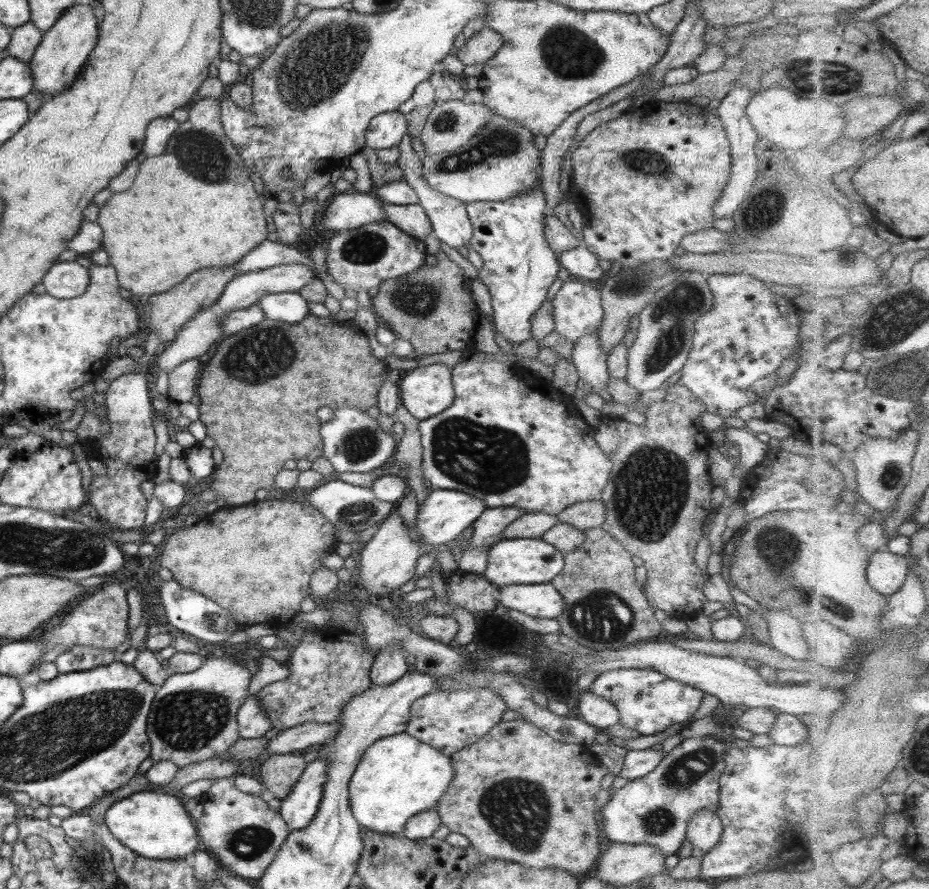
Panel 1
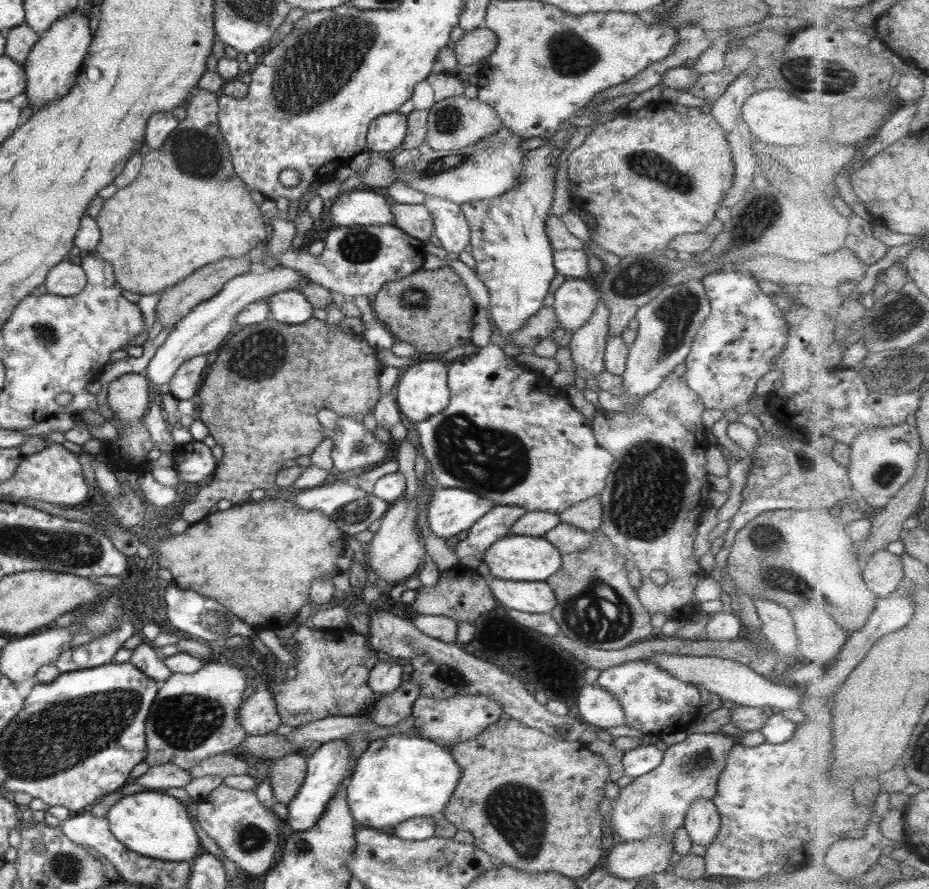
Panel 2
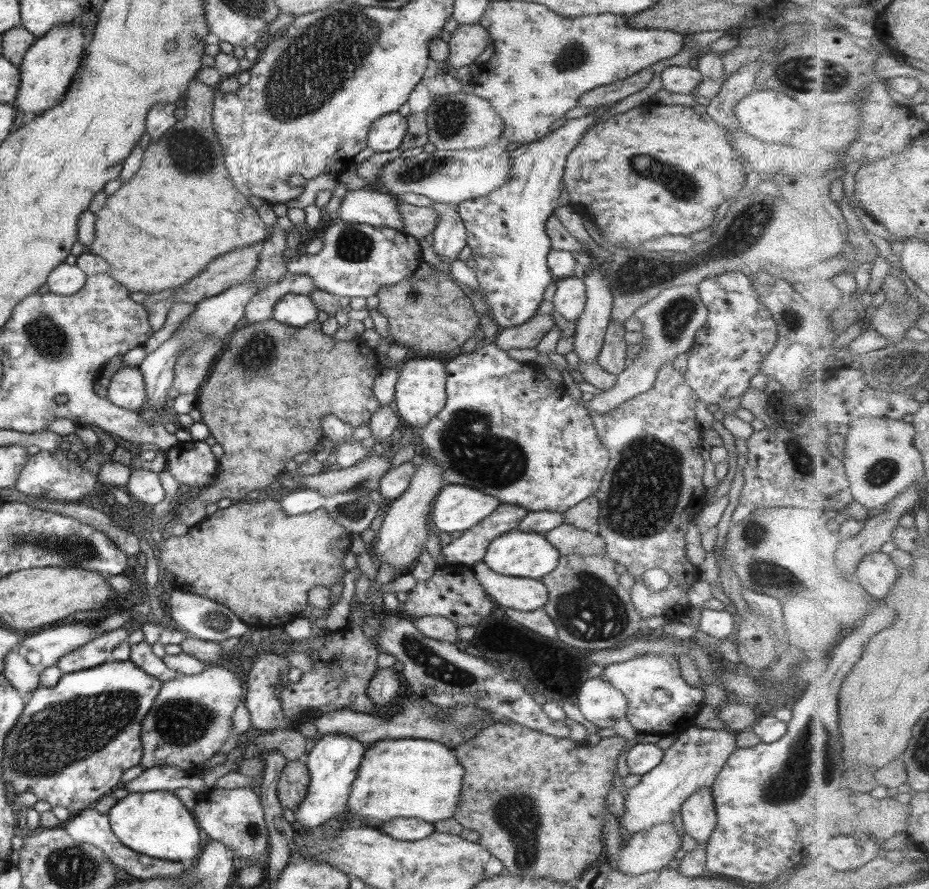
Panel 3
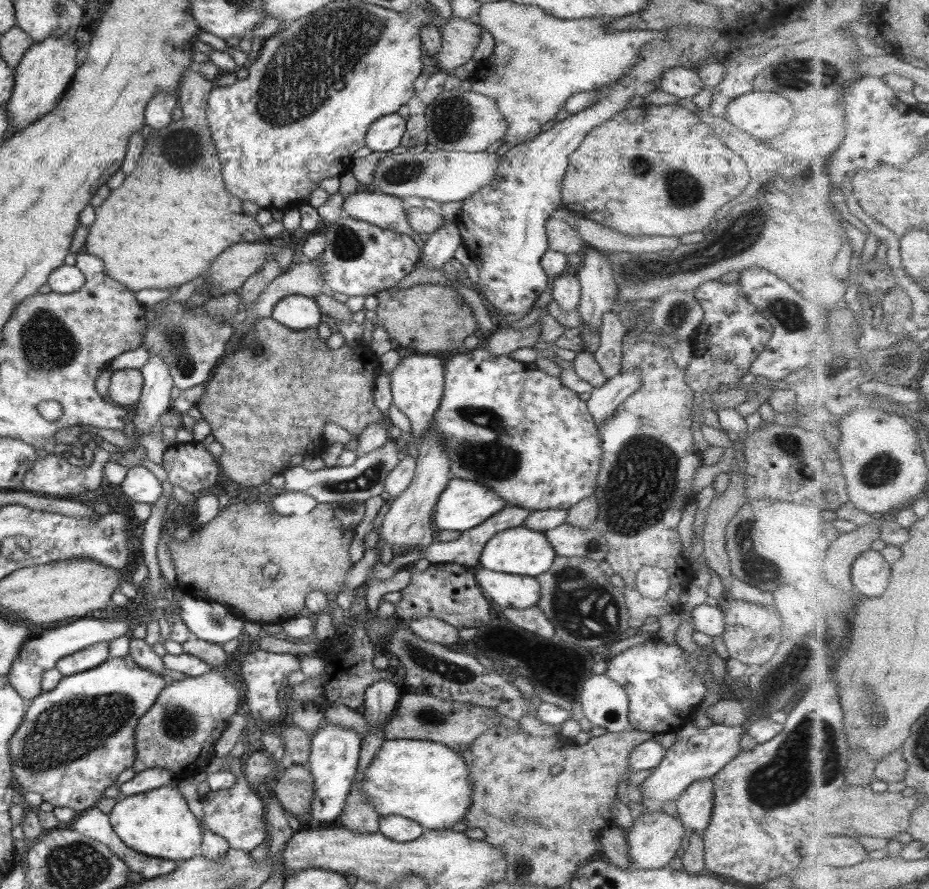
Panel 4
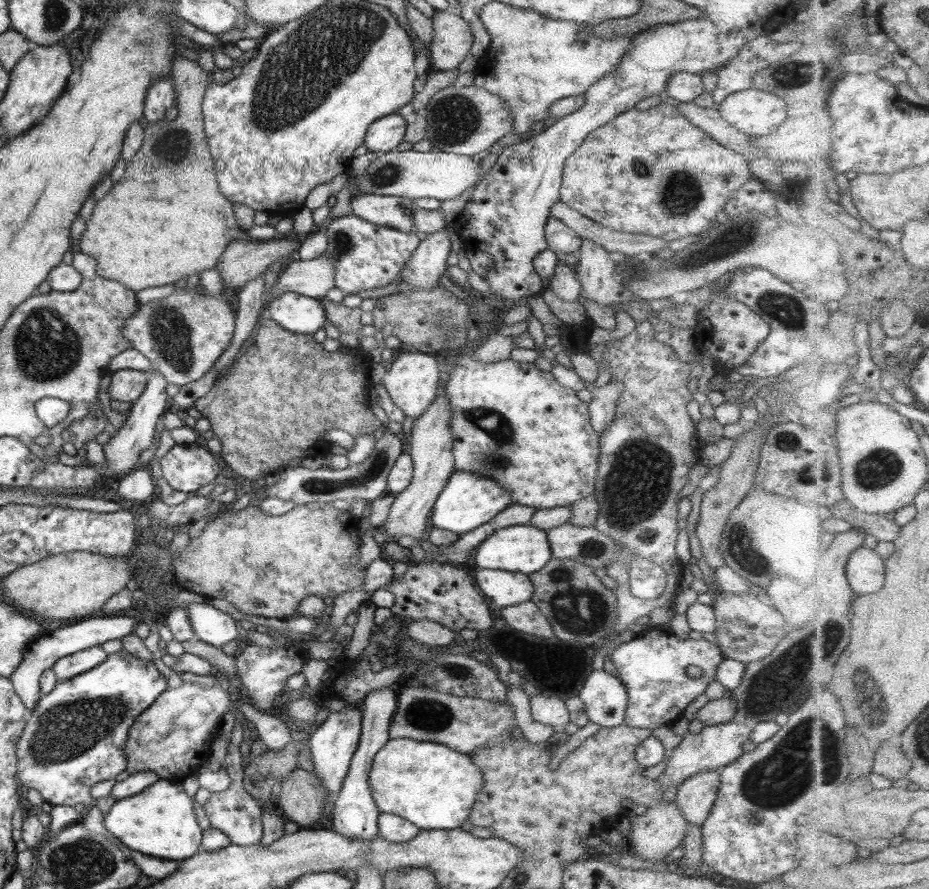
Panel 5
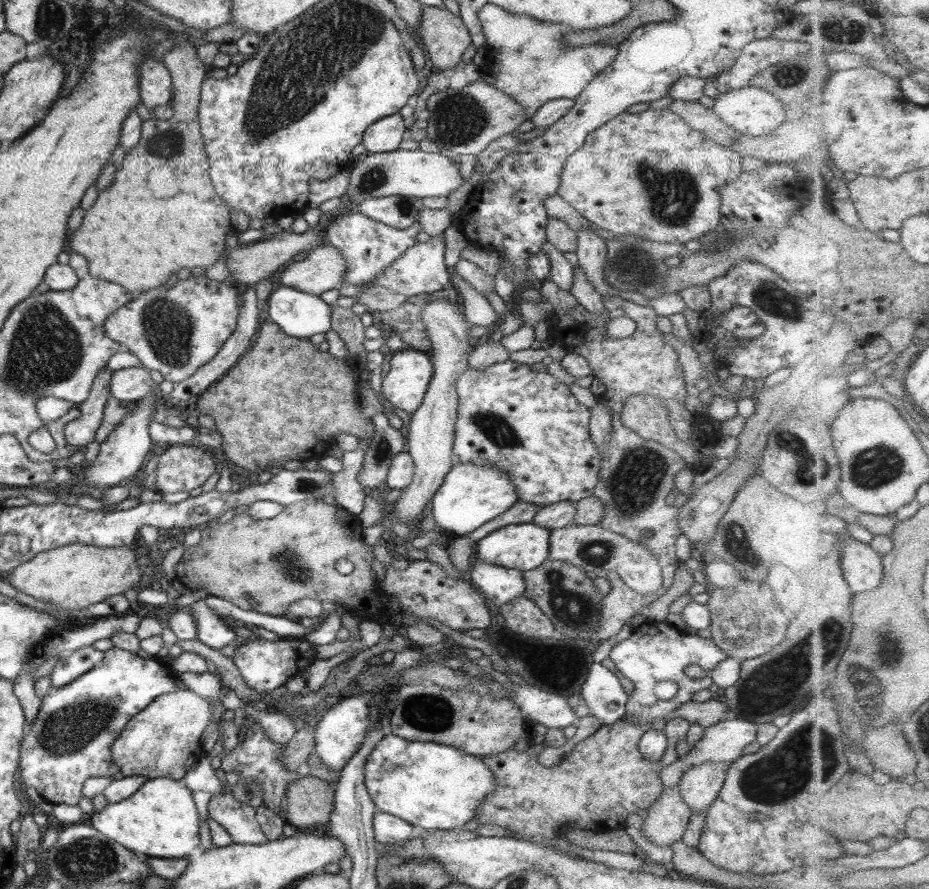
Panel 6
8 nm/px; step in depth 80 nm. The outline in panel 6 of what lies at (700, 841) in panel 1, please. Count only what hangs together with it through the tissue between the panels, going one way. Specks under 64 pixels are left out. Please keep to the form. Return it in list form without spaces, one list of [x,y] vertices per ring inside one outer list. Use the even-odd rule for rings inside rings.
[[[703,761],[683,772],[678,789],[692,813],[705,814],[711,801],[722,787],[730,761]]]

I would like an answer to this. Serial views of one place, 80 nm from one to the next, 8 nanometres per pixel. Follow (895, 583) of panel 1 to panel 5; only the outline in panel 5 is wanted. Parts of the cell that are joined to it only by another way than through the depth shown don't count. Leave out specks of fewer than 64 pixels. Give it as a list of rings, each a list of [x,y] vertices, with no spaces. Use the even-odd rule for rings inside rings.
[[[857,548],[846,566],[846,577],[857,595],[877,594],[886,583],[886,561],[871,548]]]

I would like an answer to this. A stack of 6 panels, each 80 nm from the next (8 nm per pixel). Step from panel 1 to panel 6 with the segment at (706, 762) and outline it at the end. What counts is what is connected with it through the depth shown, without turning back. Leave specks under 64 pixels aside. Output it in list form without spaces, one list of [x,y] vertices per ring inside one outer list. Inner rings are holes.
[[[723,718],[723,720],[704,728],[704,733],[695,744],[689,744],[690,749],[685,757],[681,757],[684,762],[684,769],[701,764],[703,761],[727,762],[733,761],[741,756],[743,746],[751,744],[756,740],[758,725],[740,718]]]

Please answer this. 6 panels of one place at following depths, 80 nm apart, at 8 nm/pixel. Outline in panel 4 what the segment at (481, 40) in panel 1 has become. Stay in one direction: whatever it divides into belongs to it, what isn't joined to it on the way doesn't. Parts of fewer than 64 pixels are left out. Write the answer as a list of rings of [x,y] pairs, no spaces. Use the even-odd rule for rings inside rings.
[[[453,15],[440,26],[440,47],[433,57],[442,72],[451,73],[471,58],[479,40],[478,28],[468,18]]]

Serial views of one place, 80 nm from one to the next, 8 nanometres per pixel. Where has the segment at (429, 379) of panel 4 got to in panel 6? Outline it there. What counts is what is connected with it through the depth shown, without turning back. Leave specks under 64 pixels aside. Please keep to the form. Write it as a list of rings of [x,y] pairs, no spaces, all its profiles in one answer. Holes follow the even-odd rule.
[[[413,348],[394,351],[389,360],[389,370],[381,380],[381,394],[392,407],[405,412],[406,415],[410,415],[422,403],[423,393],[431,378],[431,371],[432,366],[427,353]]]

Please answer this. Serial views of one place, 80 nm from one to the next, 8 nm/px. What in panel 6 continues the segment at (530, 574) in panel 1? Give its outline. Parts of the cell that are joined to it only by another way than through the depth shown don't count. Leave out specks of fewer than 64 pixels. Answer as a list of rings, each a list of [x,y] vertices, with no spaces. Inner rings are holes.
[[[533,522],[508,524],[496,528],[475,542],[477,560],[503,568],[514,568],[518,571],[531,570],[548,559],[549,533],[549,529],[541,528]]]

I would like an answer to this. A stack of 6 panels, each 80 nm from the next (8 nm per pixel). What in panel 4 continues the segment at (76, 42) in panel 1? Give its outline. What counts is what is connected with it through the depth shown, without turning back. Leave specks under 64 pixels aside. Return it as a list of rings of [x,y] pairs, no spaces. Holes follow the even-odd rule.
[[[62,34],[48,36],[45,40],[35,42],[23,53],[19,64],[13,69],[11,94],[3,106],[8,124],[16,131],[25,128],[34,120],[40,120],[40,117],[47,114],[64,95],[77,70],[77,49],[75,41]]]

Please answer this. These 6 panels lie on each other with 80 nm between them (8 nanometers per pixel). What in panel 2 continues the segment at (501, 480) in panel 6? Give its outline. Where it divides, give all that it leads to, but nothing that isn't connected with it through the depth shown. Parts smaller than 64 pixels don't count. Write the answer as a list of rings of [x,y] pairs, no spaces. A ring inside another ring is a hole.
[[[437,487],[429,498],[426,519],[431,532],[441,539],[467,530],[494,507],[490,500],[459,488]]]

